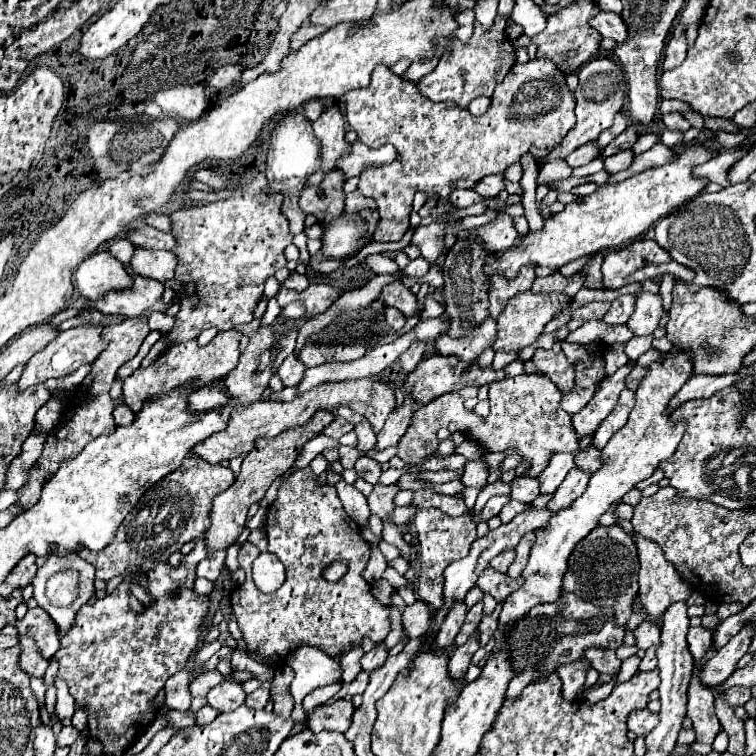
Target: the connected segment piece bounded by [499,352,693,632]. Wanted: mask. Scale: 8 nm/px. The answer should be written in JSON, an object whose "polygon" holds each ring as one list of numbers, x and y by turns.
{"polygon":[[675,352,673,358,663,360,661,364,653,364,649,368,649,376,635,392,635,406,629,414,627,424,603,448,603,466,591,474,587,490,569,508,557,512,557,516,553,516,551,522,537,532,537,540,531,548,527,568,521,574,525,582,505,600,499,614,501,632,509,628,513,620,519,620,525,612,529,612,529,608,533,608,535,604,557,600,557,596,561,594,561,578,567,570,567,558,573,552,575,544,597,526,599,518,611,508,613,502,619,502,631,488,635,488,637,482,649,478,661,460,673,456,677,444,683,438,685,424,669,420,669,414,665,414,667,402,679,392,679,388,687,382,691,374,691,360,683,352]]}

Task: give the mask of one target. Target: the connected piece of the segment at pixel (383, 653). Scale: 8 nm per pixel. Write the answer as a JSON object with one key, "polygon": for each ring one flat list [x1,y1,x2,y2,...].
{"polygon":[[377,644,371,652,367,652,363,658,361,658,361,664,363,664,363,670,367,672,373,672,377,668,381,668,387,660,387,650,383,644]]}

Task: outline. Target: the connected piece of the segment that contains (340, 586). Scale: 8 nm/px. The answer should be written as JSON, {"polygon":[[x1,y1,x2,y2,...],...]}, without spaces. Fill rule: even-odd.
{"polygon":[[303,468,293,472,281,486,277,500,267,508,267,550,273,552,281,564,287,570,287,580,283,586,273,594,263,594,251,580,251,560,253,556,259,556,261,550,249,542,245,542,239,550,239,568,245,570,247,580,239,584,231,592,231,604,233,612,239,624,239,630,243,632,243,640,247,644,247,650,253,652,255,662,263,662,267,658,275,658,277,662,285,660,297,646,315,646,323,650,331,658,339,658,349,648,361,646,363,638,373,638,373,642,385,640,385,636,391,630,391,606,383,606,373,594,371,584,363,578,363,572,369,562,369,542,365,542,359,534,359,526,347,516,343,510,343,504,337,496,335,486,329,484,317,484,317,476,311,472,311,468],[337,560,347,560,347,572,341,576,339,582,327,582,323,578,323,570,331,566]]}

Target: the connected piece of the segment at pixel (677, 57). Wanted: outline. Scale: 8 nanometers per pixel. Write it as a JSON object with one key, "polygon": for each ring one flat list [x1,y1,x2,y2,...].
{"polygon":[[677,24,677,28,673,30,673,34,665,46,665,52,663,52,663,68,665,70,677,68,685,60,685,52,687,52,685,30,681,24]]}

